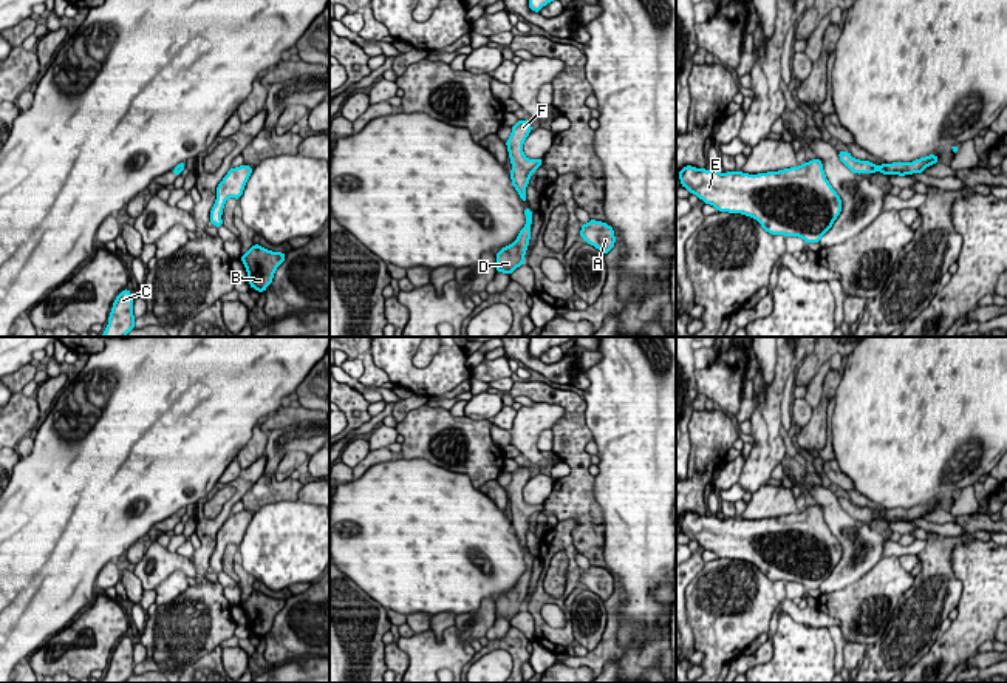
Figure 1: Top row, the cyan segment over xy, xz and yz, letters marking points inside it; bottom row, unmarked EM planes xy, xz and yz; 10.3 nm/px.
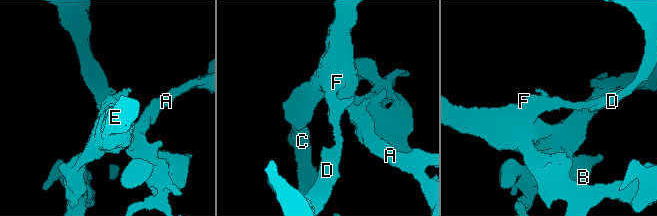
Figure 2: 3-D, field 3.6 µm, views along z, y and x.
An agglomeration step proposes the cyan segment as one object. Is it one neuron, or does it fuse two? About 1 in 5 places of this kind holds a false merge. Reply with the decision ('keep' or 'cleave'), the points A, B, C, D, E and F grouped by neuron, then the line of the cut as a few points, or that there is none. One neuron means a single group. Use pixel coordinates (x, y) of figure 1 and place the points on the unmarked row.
keep; groups A B C D E F; cut none

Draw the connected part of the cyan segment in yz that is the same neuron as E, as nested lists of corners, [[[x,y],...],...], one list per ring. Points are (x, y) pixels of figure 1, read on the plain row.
[[[817,504],[758,521],[687,511],[679,525],[688,539],[718,558],[747,561],[772,581],[800,583],[807,590],[820,589],[841,558],[841,545]]]

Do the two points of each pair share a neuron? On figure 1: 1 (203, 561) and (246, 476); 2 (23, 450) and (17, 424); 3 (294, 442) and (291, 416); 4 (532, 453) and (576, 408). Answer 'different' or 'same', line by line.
1: same
2: different
3: different
4: different

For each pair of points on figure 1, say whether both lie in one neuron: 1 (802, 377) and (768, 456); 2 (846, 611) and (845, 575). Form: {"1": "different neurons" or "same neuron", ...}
{"1": "different neurons", "2": "different neurons"}

